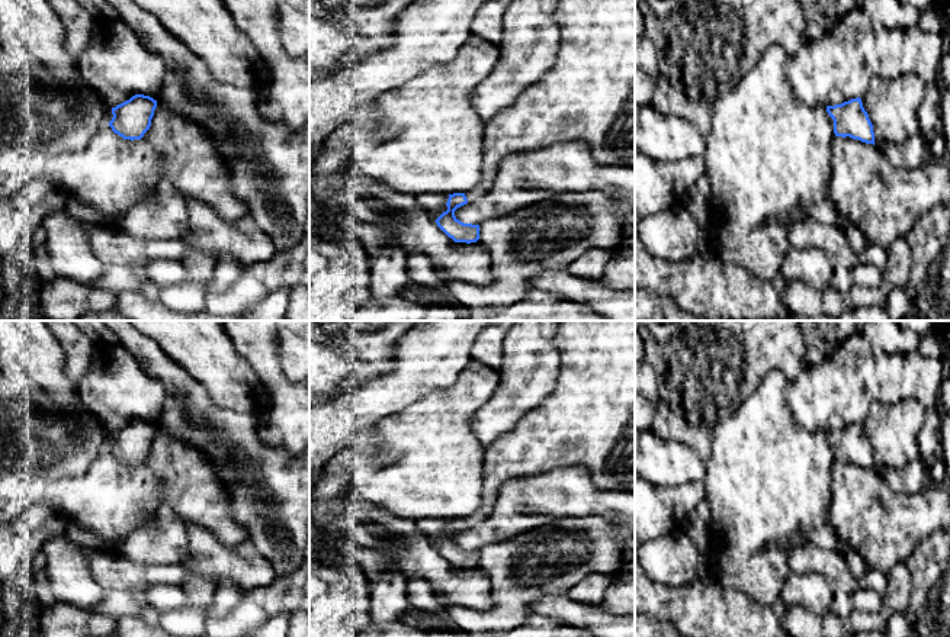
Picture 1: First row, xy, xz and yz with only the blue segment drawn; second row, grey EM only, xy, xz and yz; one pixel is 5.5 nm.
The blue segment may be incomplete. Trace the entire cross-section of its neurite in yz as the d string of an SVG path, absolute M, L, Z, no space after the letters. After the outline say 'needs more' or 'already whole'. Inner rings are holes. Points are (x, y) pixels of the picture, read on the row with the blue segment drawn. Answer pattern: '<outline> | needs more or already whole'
M860 97L841 104L827 106L827 112L834 120L835 136L850 136L874 145L873 125Z | already whole

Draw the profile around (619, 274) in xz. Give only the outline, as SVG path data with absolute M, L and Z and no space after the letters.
M635 228L614 250L598 281L612 290L635 290Z

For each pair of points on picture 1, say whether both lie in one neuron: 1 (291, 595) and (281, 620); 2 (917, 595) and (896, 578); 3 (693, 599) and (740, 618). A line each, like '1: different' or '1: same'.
1: different
2: different
3: same

